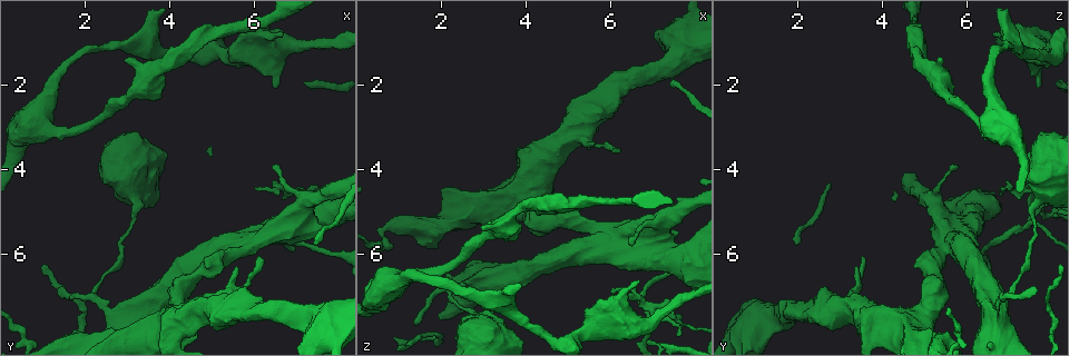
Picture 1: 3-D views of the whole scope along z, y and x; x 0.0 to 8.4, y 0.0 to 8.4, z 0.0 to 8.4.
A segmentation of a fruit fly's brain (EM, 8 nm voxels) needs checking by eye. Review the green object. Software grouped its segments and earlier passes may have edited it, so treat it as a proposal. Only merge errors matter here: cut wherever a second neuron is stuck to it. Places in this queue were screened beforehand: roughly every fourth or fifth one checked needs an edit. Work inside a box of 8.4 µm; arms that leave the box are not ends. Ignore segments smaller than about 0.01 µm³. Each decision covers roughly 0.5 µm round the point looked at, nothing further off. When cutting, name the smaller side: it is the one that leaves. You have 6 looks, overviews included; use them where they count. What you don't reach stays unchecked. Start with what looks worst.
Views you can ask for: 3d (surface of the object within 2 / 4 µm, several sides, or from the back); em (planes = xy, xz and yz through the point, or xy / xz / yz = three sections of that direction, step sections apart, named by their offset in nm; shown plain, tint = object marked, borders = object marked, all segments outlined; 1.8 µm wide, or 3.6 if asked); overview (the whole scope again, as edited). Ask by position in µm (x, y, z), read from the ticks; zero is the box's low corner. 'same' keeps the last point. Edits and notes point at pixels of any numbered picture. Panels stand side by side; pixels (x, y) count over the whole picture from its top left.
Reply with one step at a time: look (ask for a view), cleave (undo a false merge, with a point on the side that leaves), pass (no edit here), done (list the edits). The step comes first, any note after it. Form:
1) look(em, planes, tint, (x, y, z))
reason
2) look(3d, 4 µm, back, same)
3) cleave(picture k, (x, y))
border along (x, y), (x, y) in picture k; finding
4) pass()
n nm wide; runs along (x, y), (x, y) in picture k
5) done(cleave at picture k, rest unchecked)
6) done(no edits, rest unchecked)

look(em, 3.6 µm, planes, plain, (2.15, 6.95, 6.85))
abrupt turn

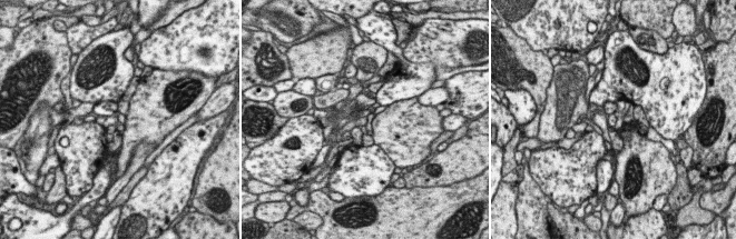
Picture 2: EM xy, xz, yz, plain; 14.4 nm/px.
look(em, 3.6 µm, planes, tint, same)

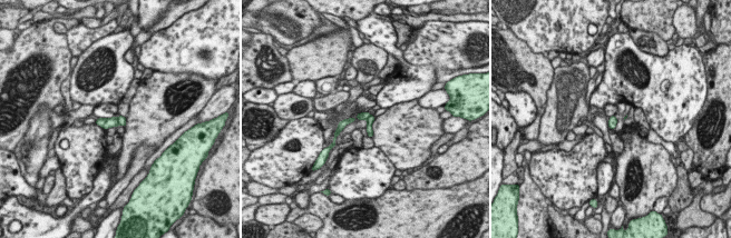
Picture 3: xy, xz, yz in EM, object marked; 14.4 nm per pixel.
cleave(picture 3, (122, 120))
border along (117, 117), (119, 124) in picture 3; a second neuron is stuck on

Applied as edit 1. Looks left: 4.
look(em, planes, plain, (7.00, 4.50, 5.25))
sudden change in width

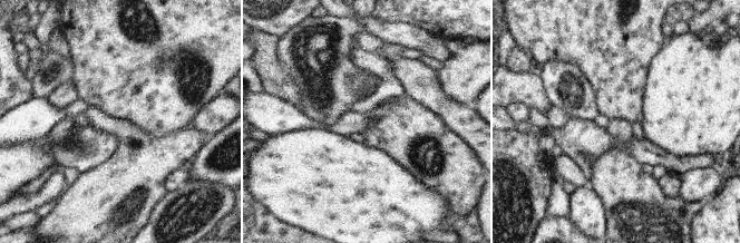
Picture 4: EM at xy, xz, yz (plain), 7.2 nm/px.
look(em, planes, tint, same)

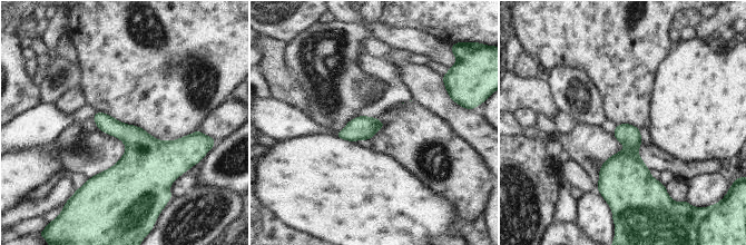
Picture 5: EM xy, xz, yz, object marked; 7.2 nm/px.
pass()
continuous, no second neuron

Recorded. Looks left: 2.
look(em, 3.6 µm, planes, borders, (5.50, 5.95, 5.50))
calibre changes

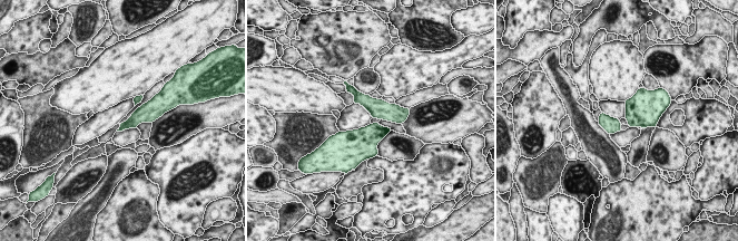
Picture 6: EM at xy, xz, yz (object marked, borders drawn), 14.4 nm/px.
pass()
all the same neuron

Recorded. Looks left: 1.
done(cleave at picture 3, rest unchecked)

